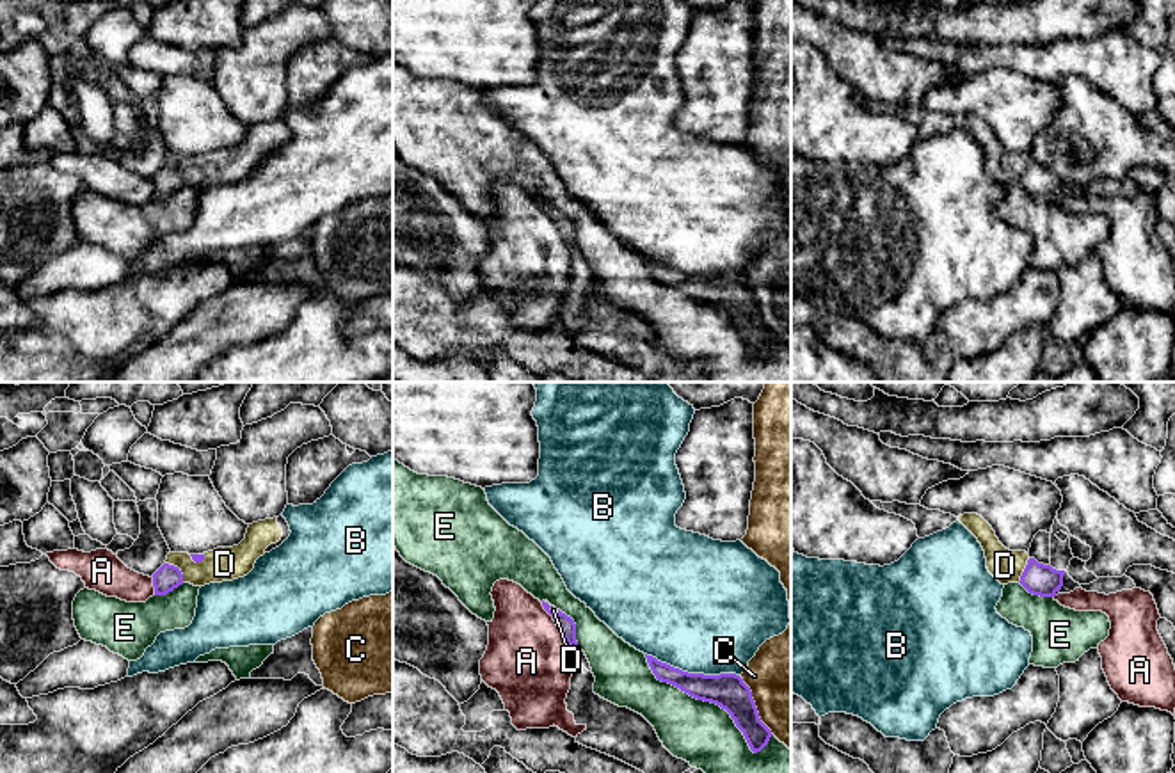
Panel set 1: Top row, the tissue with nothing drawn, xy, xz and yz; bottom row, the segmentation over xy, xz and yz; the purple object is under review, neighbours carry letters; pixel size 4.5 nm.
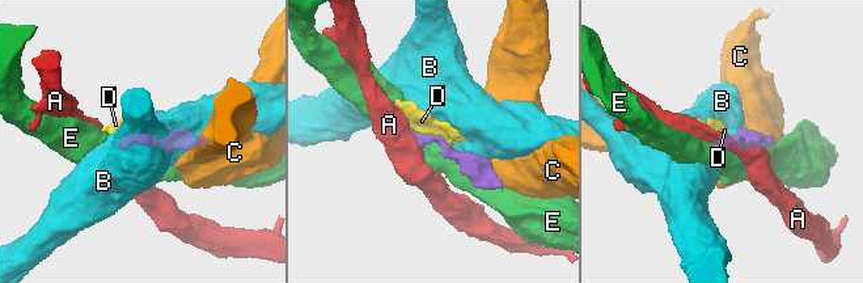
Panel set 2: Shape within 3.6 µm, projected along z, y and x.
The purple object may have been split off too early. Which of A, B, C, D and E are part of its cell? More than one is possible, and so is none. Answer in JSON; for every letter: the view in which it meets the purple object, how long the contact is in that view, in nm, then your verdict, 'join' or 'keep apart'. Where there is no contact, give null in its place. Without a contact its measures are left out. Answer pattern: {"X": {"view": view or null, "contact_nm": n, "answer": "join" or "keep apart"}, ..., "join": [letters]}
{"A": {"view": "xz", "contact_nm": 240, "answer": "keep apart"}, "B": {"view": "xz", "contact_nm": 440, "answer": "keep apart"}, "C": {"view": "xz", "contact_nm": 320, "answer": "keep apart"}, "D": {"view": "xy", "contact_nm": 130, "answer": "join"}, "E": {"view": "xz", "contact_nm": 700, "answer": "keep apart"}, "join": ["D"]}

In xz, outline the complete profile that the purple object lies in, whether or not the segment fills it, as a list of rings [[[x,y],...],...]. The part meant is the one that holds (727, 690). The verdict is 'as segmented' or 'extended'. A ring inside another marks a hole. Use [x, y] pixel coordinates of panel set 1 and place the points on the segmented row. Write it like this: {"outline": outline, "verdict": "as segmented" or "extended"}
{"outline": [[[645,654],[645,657],[658,681],[668,682],[697,700],[711,702],[725,709],[736,727],[743,732],[754,753],[768,745],[773,734],[761,721],[752,691],[739,675],[688,673],[661,663],[652,656]]], "verdict": "as segmented"}

